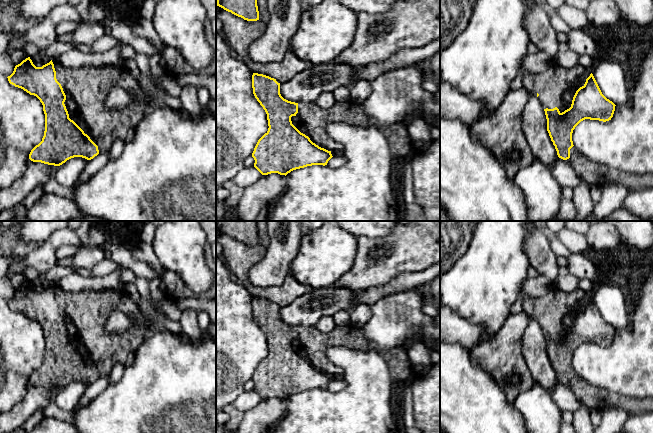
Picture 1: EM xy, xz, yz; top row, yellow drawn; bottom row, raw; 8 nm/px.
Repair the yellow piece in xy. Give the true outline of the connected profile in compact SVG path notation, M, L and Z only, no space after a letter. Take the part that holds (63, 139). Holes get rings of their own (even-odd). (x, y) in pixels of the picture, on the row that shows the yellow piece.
M28 57L16 65L13 73L7 78L10 84L23 89L30 95L36 96L43 105L45 131L42 141L29 154L29 159L33 162L60 166L74 157L91 160L100 152L108 151L117 139L122 140L124 143L131 141L134 138L137 125L147 111L139 101L135 101L120 110L105 107L107 94L114 86L121 86L127 90L135 89L134 80L124 66L66 68L57 60L51 59L49 63L42 67L36 67Z

